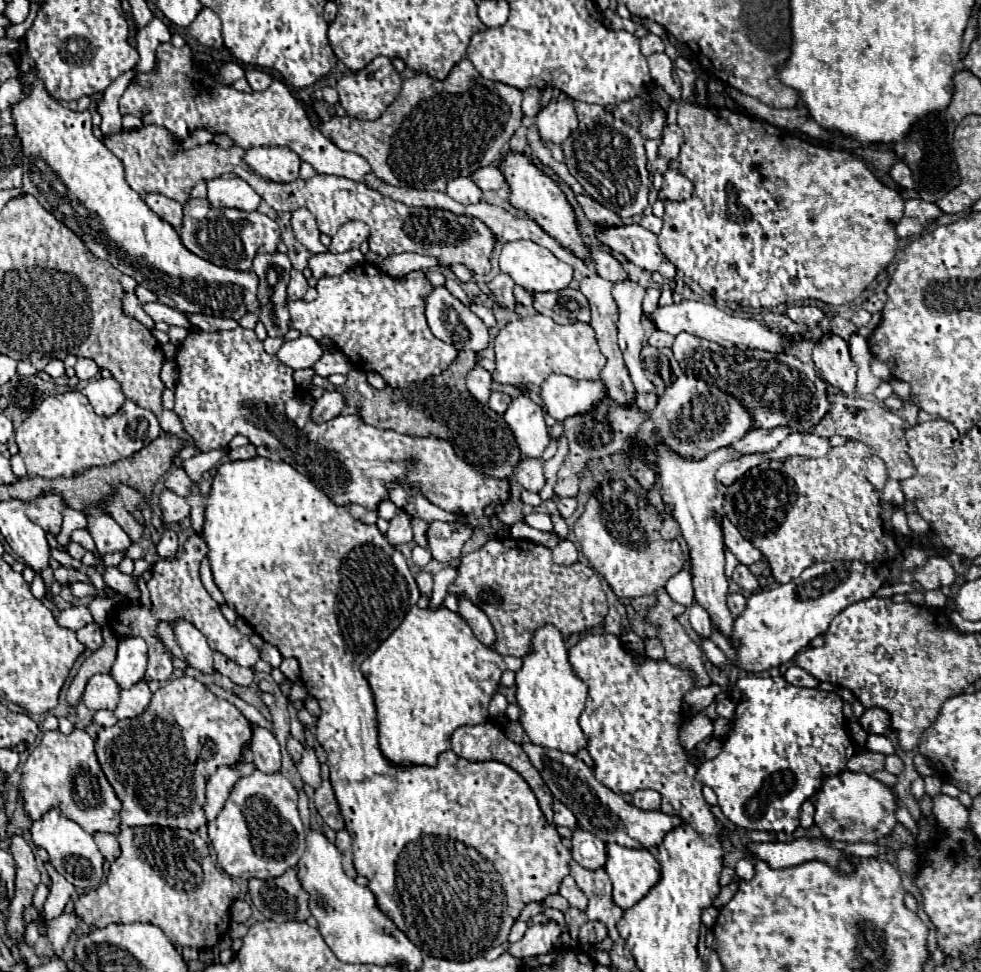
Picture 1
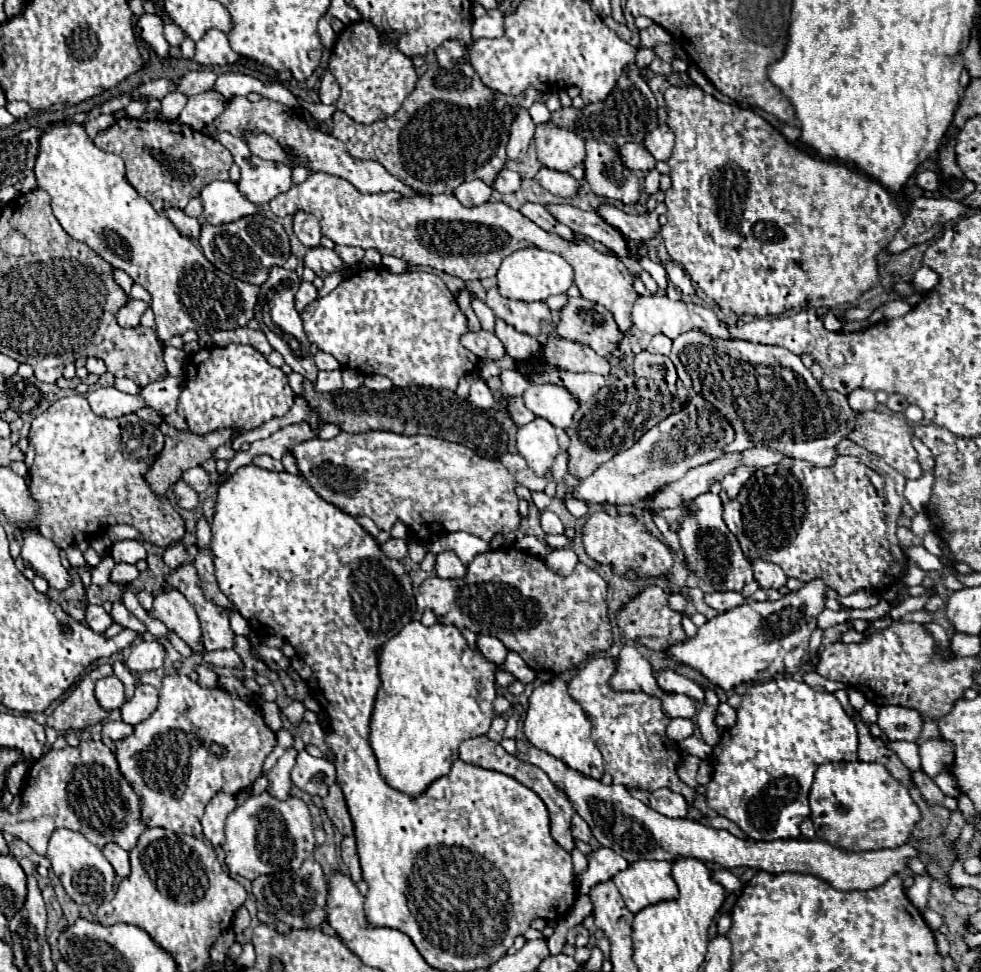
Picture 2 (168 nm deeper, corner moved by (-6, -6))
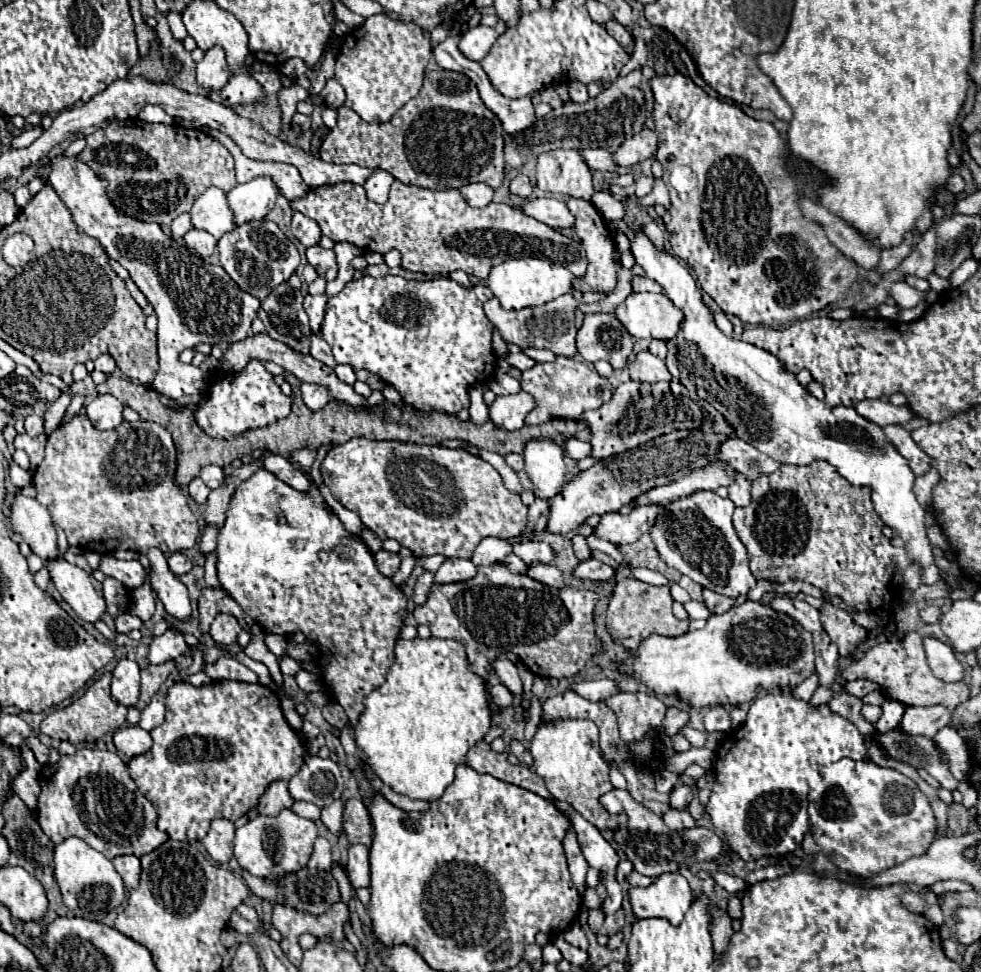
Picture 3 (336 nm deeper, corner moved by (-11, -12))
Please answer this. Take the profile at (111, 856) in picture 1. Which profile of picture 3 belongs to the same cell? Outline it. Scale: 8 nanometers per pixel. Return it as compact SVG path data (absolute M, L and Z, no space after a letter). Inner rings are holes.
M117 856L113 858L113 866L121 874L127 890L137 888L139 874L141 874L141 862L137 856Z

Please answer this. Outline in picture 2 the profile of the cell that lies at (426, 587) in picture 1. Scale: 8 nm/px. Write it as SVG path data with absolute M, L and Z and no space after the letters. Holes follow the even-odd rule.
M516 546L490 550L478 554L464 578L444 580L426 578L416 594L418 612L432 610L442 624L454 624L458 628L470 628L476 634L492 634L504 642L504 646L522 656L522 660L536 672L566 672L576 668L588 654L608 650L612 644L612 624L608 618L606 582L592 568L578 564L570 578L552 572L542 558L518 550Z

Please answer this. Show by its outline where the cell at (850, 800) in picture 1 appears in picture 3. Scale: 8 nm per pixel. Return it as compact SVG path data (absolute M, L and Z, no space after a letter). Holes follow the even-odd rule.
M839 760L825 764L821 768L821 784L809 792L809 824L811 834L821 852L847 874L855 874L861 878L871 878L881 874L907 858L923 856L937 832L937 820L931 810L927 796L917 788L917 784L905 774L877 766L871 760Z

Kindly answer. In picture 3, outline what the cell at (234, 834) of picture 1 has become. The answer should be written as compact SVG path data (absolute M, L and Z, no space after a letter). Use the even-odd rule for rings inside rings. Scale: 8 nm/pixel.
M283 810L277 818L257 816L245 826L237 828L233 848L239 864L253 876L285 876L291 872L299 872L313 852L313 844L317 838L317 826L313 820L301 818L291 810Z

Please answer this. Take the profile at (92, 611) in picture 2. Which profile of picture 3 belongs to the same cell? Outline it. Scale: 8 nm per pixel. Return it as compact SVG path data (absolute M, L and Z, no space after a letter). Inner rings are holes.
M127 612L127 614L121 614L121 616L115 618L115 626L117 626L117 632L127 634L127 632L131 632L135 628L141 628L143 626L143 620Z

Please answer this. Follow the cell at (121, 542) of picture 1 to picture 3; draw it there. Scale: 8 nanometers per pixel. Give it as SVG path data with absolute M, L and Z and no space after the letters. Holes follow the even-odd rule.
M109 554L101 556L99 570L105 576L119 580L123 586L135 590L147 582L147 570L139 564L139 560L117 560Z

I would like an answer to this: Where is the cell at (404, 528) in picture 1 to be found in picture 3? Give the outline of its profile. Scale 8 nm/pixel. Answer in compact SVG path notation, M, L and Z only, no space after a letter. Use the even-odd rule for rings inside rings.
M379 550L375 554L375 564L379 568L379 572L387 578L391 578L397 570L399 570L399 554L393 554L393 552L387 552L387 550Z

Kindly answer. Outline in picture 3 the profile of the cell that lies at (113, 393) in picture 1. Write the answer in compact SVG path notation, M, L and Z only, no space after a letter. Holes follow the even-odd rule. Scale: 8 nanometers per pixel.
M101 394L85 408L85 416L97 430L113 430L123 422L123 404L111 394Z

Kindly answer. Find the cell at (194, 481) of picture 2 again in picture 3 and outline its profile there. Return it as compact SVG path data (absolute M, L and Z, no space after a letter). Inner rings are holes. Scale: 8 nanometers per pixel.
M209 464L201 470L201 478L203 482L213 490L213 488L219 488L225 480L225 474L223 474L223 468L221 466L215 466L215 464Z

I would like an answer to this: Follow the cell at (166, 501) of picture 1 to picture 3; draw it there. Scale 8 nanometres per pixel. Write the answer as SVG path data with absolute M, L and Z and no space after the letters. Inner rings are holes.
M195 478L195 480L189 484L189 494L191 494L191 498L193 498L197 504L205 504L209 492L211 492L211 490L205 486L205 482L203 482L201 478Z

